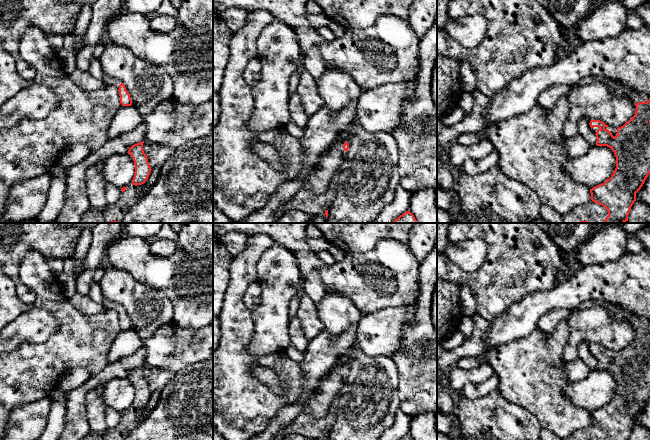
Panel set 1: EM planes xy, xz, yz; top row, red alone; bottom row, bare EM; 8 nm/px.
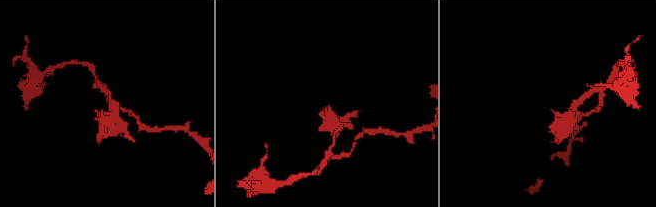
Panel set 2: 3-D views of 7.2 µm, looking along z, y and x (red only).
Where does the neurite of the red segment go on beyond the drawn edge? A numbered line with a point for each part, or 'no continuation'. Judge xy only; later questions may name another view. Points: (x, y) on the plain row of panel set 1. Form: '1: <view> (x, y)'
1: xy (107, 304)
2: xy (132, 418)

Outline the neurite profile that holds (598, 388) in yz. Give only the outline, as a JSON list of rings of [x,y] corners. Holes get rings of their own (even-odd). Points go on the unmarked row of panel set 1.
[[[595,369],[585,379],[570,382],[564,391],[572,403],[592,413],[611,401],[616,381],[611,372]]]

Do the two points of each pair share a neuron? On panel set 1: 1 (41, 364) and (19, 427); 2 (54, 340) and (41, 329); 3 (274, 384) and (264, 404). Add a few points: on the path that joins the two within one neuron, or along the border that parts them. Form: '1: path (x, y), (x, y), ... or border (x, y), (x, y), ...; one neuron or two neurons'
1: border (47, 396), (18, 405), (10, 413); two neurons
2: border (59, 324), (47, 340), (27, 342); two neurons
3: border (257, 380), (271, 391), (277, 394), (284, 394); two neurons

